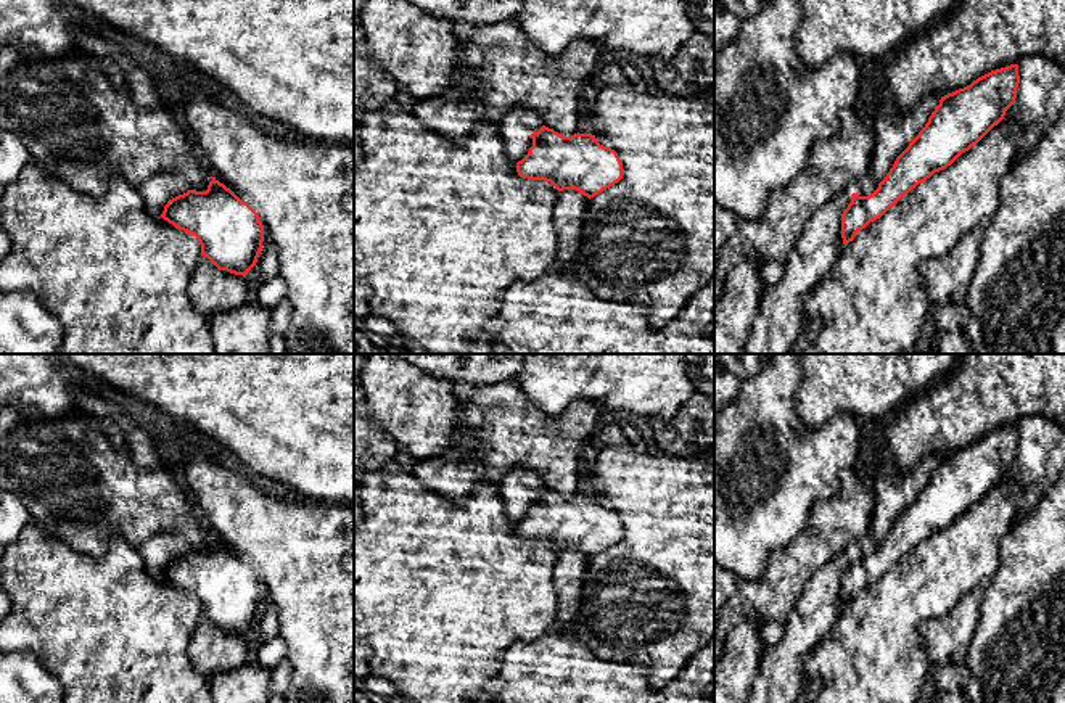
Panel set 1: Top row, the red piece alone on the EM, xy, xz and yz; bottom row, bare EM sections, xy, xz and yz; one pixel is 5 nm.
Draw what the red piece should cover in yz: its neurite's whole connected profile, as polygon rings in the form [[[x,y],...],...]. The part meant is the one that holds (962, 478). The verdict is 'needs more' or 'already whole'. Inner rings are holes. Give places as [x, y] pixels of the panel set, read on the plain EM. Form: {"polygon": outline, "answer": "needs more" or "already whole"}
{"polygon": [[[1010,425],[941,457],[925,487],[896,518],[878,549],[869,557],[853,553],[841,574],[843,605],[853,602],[857,592],[880,579],[919,544],[977,505],[1015,463],[1018,444],[1018,425]]], "answer": "already whole"}

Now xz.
{"polygon": [[[542,486],[529,497],[532,507],[516,523],[523,539],[550,542],[558,552],[576,550],[589,560],[623,539],[618,513],[600,505],[592,494],[563,497]]], "answer": "already whole"}

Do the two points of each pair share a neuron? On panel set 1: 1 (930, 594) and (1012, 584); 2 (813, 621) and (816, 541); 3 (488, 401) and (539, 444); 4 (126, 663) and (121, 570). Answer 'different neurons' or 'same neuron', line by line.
1: different neurons
2: different neurons
3: same neuron
4: same neuron

